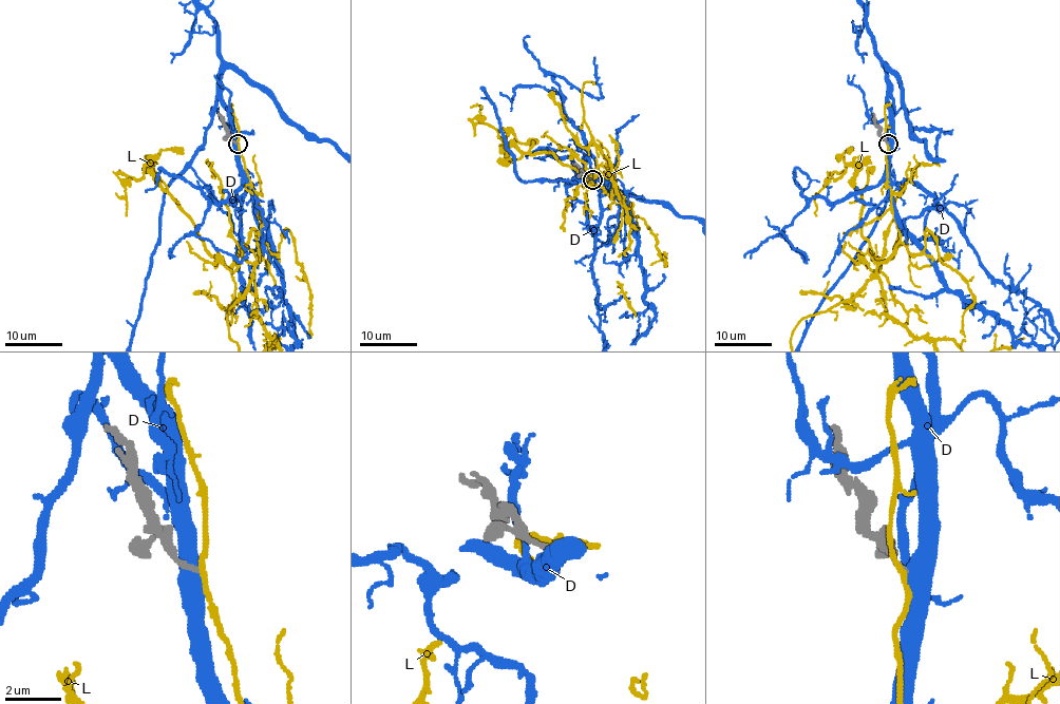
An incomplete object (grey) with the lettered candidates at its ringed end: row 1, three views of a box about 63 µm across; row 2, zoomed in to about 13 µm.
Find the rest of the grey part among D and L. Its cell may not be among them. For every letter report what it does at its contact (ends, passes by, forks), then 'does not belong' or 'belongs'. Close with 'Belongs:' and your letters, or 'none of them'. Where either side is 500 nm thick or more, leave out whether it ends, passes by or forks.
D: it passes by; does not belong
L: it passes by; does not belong
Belongs: none of them

